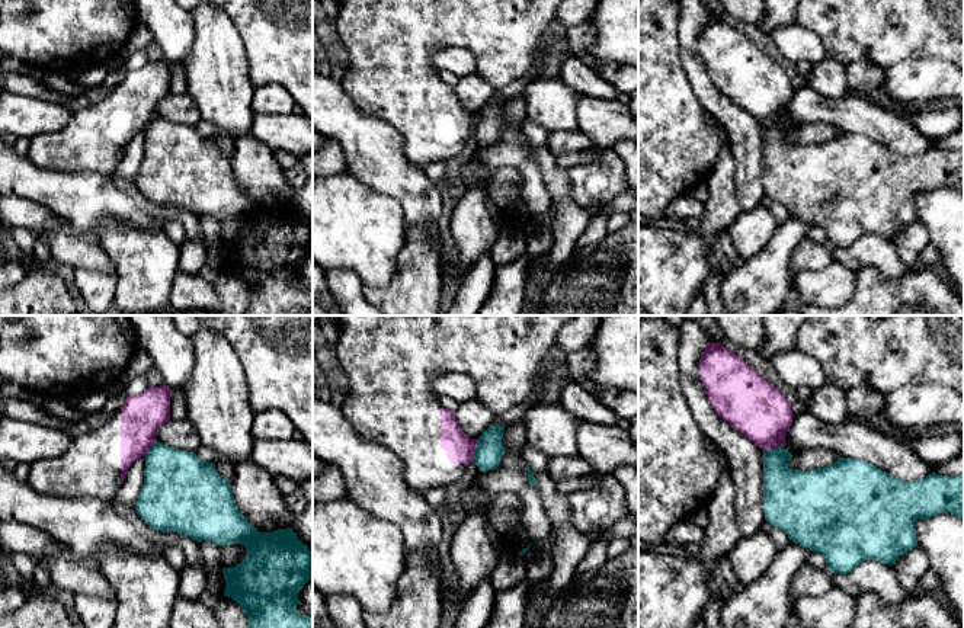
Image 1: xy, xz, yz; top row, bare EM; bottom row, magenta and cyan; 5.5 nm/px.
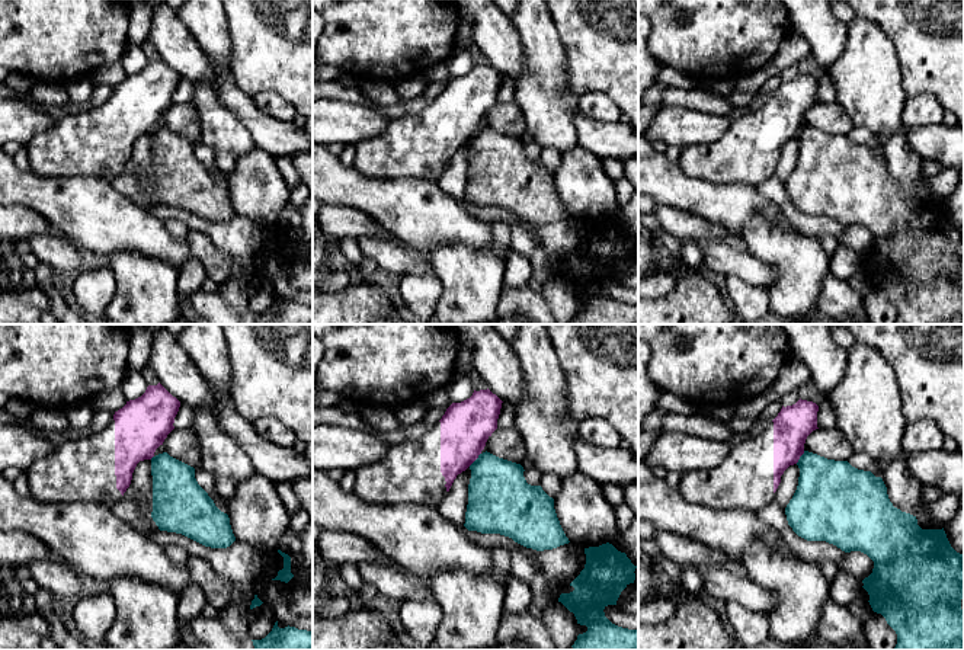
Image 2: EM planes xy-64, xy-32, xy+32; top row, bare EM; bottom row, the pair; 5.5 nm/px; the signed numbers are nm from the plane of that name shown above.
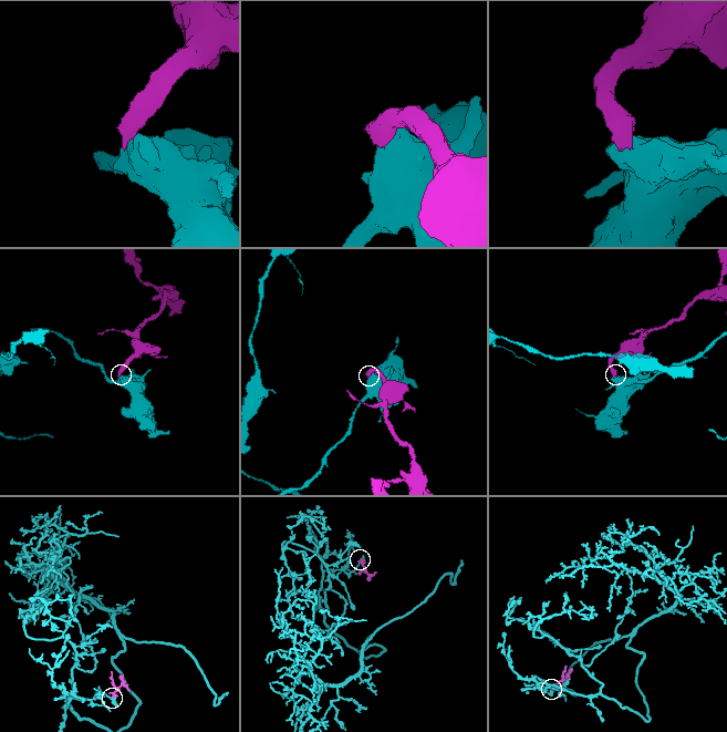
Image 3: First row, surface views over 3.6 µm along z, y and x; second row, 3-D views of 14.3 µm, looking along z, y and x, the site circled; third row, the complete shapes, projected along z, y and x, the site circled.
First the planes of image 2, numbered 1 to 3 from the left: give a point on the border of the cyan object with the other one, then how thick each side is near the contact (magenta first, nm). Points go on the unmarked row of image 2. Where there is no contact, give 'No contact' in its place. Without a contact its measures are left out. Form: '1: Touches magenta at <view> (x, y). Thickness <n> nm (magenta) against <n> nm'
1: Touches magenta at xy-64 (151, 131). Thickness 300 nm (magenta) against 280 nm
2: Touches magenta at xy-32 (474, 134). Thickness 280 nm (magenta) against 360 nm
3: Touches magenta at xy+32 (800, 130). Thickness 200 nm (magenta) against 340 nm

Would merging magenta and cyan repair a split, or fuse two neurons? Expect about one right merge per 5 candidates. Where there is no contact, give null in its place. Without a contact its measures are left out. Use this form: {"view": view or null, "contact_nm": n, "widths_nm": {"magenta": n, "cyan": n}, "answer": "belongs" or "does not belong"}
{"view": "xz", "contact_nm": 110, "widths_nm": {"magenta": 160, "cyan": 150}, "answer": "does not belong"}

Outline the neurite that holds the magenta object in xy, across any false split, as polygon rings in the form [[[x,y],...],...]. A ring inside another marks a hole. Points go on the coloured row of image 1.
[[[166,384],[148,387],[138,395],[126,397],[122,408],[102,426],[74,436],[67,451],[54,458],[29,464],[28,484],[39,494],[57,497],[96,497],[111,502],[121,488],[129,467],[145,456],[154,445],[157,430],[170,420],[172,391]]]

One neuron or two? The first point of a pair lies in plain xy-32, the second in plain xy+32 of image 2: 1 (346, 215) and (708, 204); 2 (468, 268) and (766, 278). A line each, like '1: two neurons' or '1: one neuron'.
1: two neurons
2: two neurons

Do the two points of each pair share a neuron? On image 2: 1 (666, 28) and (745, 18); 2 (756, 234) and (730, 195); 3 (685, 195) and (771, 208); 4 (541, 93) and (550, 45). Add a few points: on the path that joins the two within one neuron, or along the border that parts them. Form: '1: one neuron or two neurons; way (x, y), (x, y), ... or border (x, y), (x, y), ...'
1: one neuron; way (685, 29), (694, 29), (711, 18), (726, 18)
2: two neurons; border (781, 218), (753, 217), (740, 234)
3: one neuron; way (707, 199), (721, 204), (749, 204)
4: one neuron; way (544, 82), (544, 57)

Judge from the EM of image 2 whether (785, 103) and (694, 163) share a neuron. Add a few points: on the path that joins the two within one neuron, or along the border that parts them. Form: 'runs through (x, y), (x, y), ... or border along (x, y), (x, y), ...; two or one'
runs through (762, 127), (729, 160), (717, 162); one

